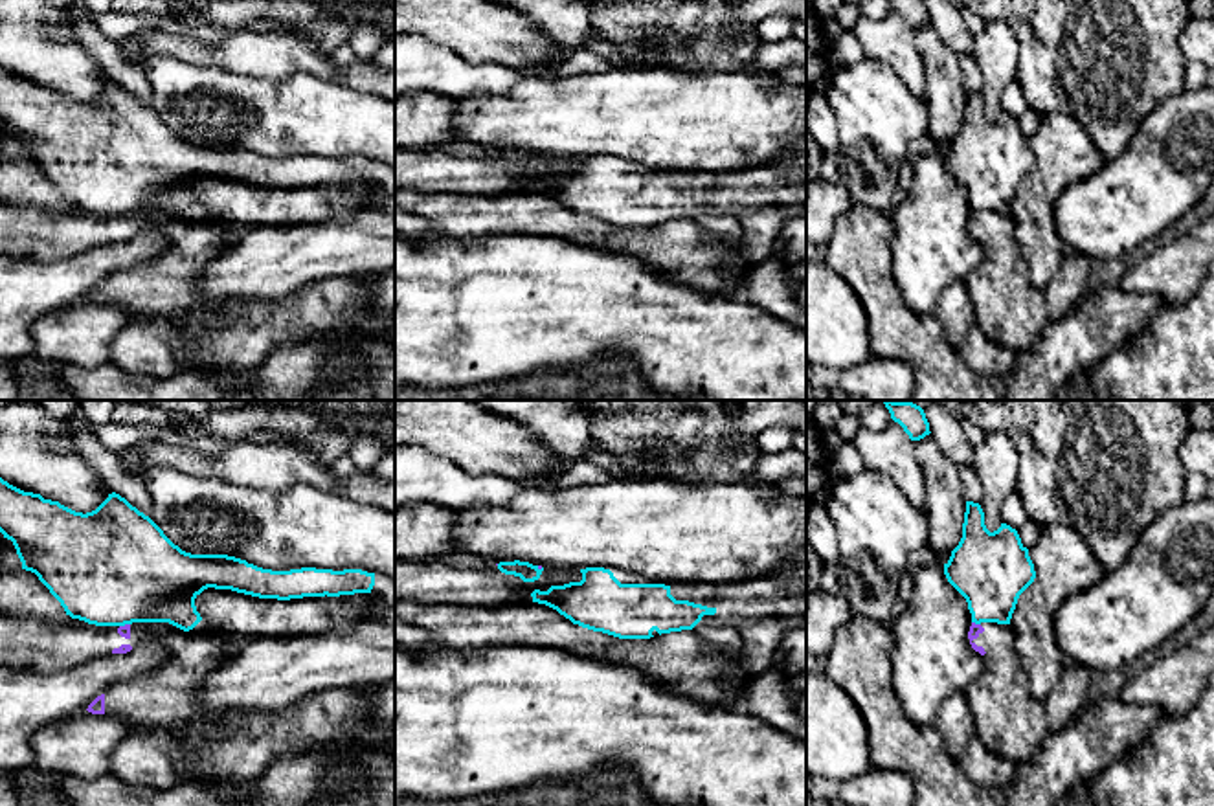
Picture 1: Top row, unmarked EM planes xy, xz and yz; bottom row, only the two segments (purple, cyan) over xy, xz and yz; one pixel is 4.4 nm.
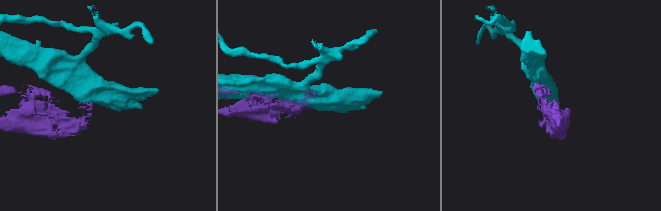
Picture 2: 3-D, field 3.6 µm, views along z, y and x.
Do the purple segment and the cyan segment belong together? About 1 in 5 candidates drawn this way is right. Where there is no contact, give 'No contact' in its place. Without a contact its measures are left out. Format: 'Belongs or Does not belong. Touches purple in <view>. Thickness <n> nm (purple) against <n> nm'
Does not belong. Touches purple in yz. Thickness 50 nm (purple) against 340 nm

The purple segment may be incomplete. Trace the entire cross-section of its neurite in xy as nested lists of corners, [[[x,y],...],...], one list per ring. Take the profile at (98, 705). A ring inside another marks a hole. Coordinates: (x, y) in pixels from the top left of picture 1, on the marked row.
[[[0,610],[0,665],[9,668],[57,672],[103,655],[127,654],[149,639],[167,650],[167,661],[108,687],[88,705],[88,712],[114,716],[130,734],[173,733],[182,742],[191,725],[220,722],[233,709],[206,707],[200,700],[208,679],[231,659],[231,652],[208,633],[189,633],[169,622],[51,622]]]

